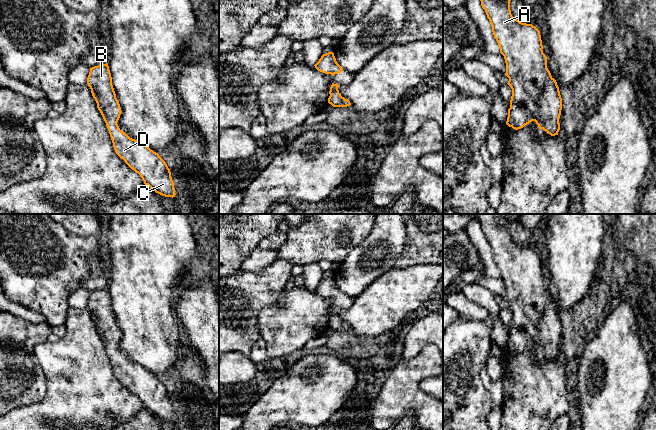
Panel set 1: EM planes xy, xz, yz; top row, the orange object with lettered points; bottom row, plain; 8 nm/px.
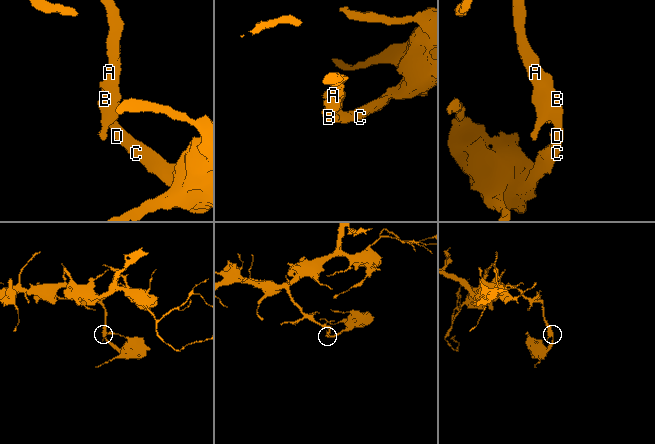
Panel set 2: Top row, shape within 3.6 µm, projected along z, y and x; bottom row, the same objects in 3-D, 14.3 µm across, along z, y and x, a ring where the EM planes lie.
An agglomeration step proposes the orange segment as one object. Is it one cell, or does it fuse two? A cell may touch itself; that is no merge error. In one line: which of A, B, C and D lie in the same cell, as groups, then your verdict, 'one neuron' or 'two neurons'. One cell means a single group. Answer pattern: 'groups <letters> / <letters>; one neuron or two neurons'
groups A B C D; one neuron

